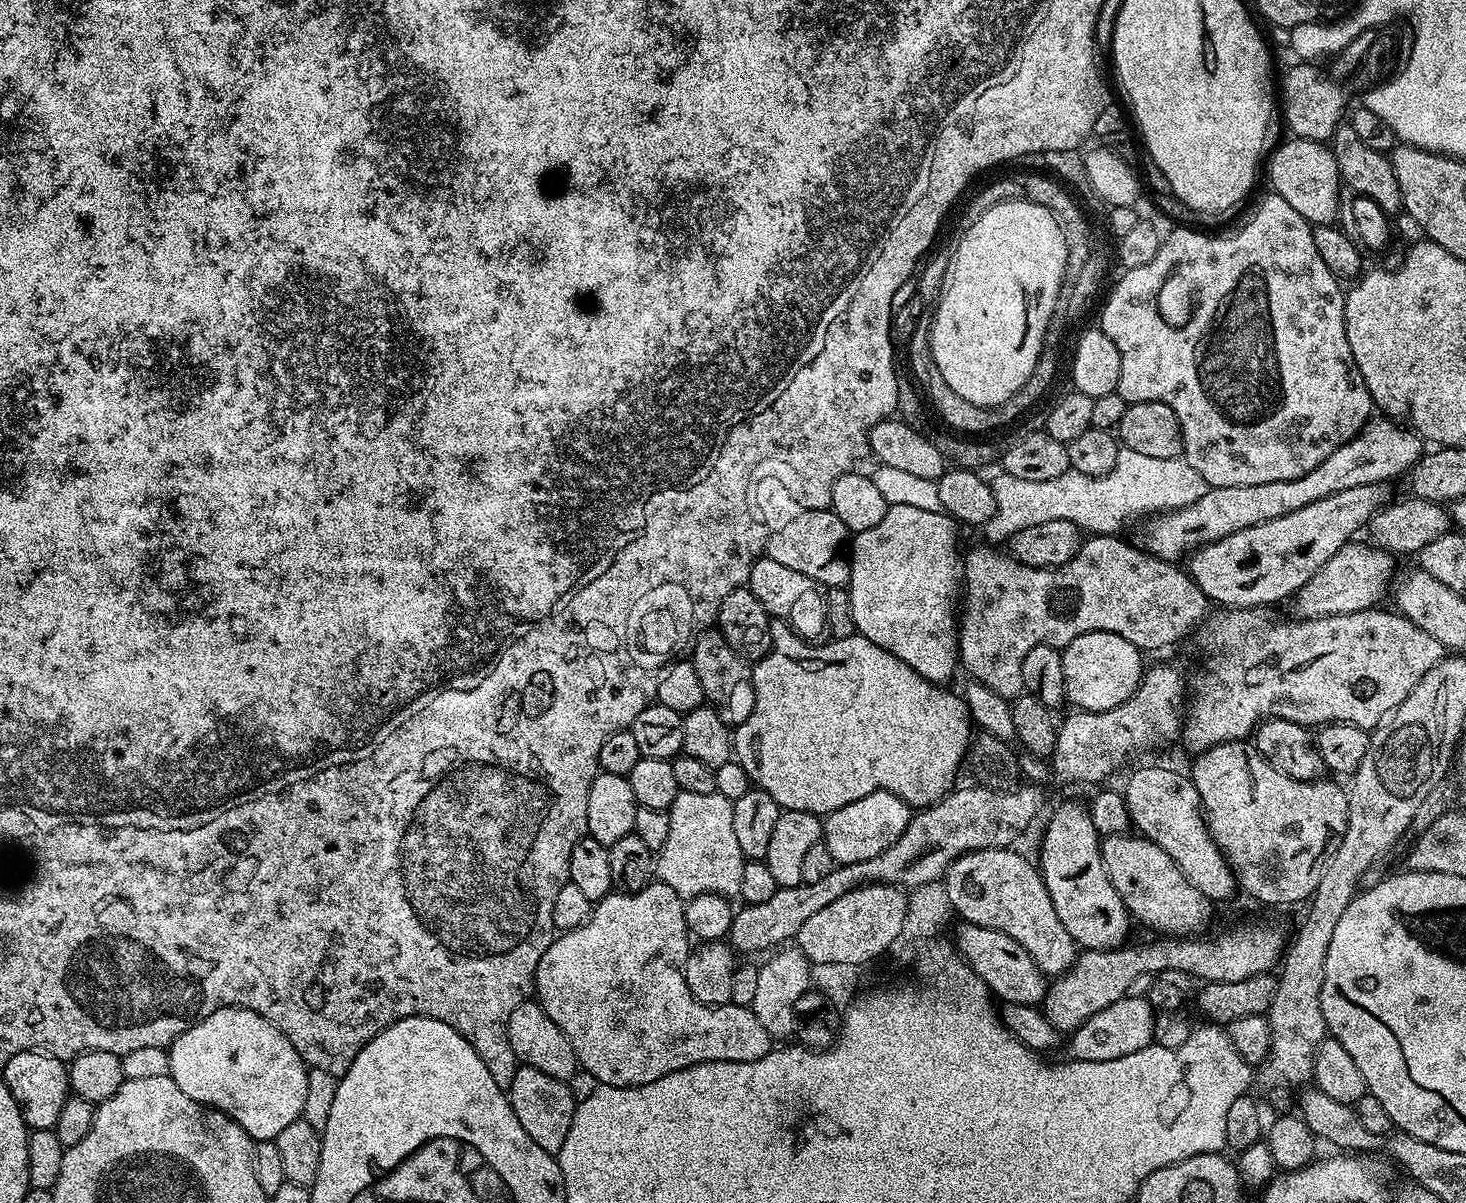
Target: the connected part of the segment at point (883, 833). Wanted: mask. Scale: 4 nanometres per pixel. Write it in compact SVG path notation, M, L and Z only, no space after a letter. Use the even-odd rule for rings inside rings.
M879 788L877 792L866 794L866 798L858 798L823 817L822 842L836 859L837 865L866 862L866 858L874 858L891 846L902 830L906 830L913 815L913 809L905 800Z

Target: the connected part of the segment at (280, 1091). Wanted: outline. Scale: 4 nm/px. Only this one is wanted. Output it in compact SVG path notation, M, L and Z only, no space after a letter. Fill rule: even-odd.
M220 1008L173 1040L168 1048L168 1057L172 1081L178 1090L182 1090L182 1094L194 1098L194 1102L224 1112L238 1122L238 1126L242 1126L253 1141L275 1140L282 1130L286 1130L286 1126L290 1126L290 1122L303 1117L308 1068L286 1034L254 1010Z

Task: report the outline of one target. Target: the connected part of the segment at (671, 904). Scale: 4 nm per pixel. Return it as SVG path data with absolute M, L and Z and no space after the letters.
M653 882L647 884L641 892L613 891L604 897L593 907L592 916L582 926L574 930L557 935L552 945L542 954L542 962L538 962L536 971L535 999L538 1001L544 1013L566 1034L566 1038L572 1043L572 1049L576 1055L576 1063L583 1071L594 1074L597 1085L609 1088L633 1088L654 1082L671 1072L680 1072L683 1068L689 1068L695 1064L705 1064L715 1060L726 1062L754 1062L772 1051L774 1038L758 1022L758 1018L752 1013L751 1007L743 1008L737 1004L703 1004L690 994L690 986L686 986L684 977L684 963L690 951L690 933L684 914L685 901L670 886Z

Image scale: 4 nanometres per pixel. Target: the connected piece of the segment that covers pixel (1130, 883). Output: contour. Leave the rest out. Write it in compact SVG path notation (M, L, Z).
M1140 834L1105 836L1100 841L1100 857L1114 890L1118 890L1118 898L1122 898L1122 902L1128 907L1129 917L1135 923L1137 920L1138 923L1153 928L1153 933L1163 934L1165 937L1187 938L1193 934L1200 934L1207 926L1214 908L1213 901L1207 900L1202 890L1198 890L1198 886L1188 881L1186 874L1178 870L1174 858L1170 858L1170 854L1166 854L1166 850L1162 850L1162 846L1158 846L1153 840Z

